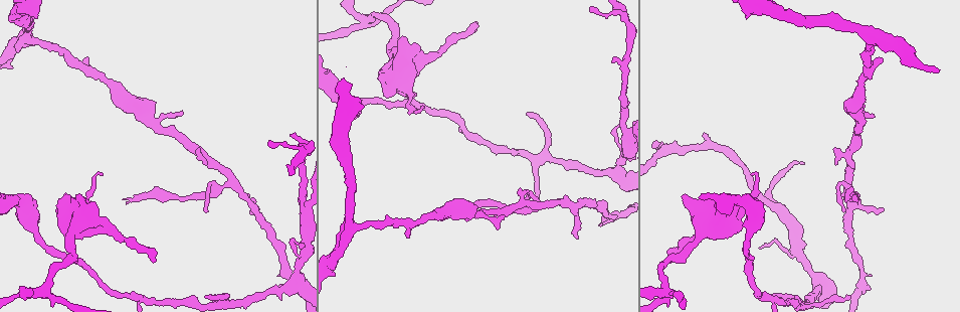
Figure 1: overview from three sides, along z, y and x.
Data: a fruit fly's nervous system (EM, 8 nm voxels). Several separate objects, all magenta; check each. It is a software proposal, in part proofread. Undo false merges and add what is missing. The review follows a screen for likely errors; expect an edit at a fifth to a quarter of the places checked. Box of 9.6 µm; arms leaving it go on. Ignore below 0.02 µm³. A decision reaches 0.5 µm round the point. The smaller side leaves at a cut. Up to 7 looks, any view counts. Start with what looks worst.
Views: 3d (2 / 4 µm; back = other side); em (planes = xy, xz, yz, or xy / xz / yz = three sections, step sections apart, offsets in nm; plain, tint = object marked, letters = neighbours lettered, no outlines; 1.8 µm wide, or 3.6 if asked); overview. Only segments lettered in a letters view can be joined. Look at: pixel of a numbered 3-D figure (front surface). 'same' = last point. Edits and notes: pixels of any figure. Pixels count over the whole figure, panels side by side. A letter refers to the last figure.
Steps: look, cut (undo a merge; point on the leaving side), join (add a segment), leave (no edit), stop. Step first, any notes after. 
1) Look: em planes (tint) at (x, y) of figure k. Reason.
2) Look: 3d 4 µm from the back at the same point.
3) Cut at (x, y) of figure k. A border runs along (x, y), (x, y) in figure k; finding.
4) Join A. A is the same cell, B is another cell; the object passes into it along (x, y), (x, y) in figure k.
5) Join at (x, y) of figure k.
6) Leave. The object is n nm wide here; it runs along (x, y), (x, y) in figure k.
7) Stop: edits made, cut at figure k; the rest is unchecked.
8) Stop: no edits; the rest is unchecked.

Look: 3d 2 µm at (664, 291) of figure 1. Four arms meet.

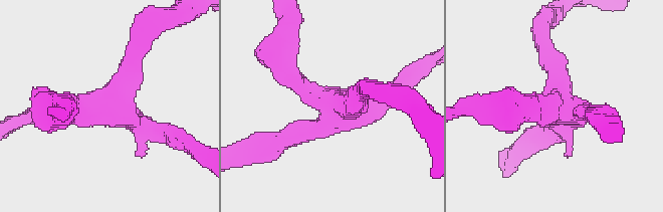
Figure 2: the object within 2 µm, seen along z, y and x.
Look: em 3.6 µm xz step 16 (letters) at (122, 103) of figure 2. 4 arms meet here.

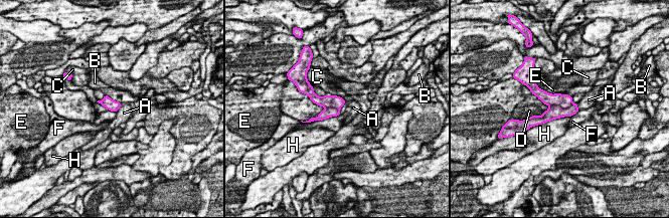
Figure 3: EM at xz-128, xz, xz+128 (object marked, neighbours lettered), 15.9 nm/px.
Cut at (554, 112) of figure 3. The object is 190 nm wide here; A, B, C, D, E, F and H are other cells; the part that leaves runs along (574, 105), (539, 121) in figure 3; a second neuron is stuck on.

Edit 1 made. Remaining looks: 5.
Look: em planes (letters) at (30, 39) of figure 1. Branch point.

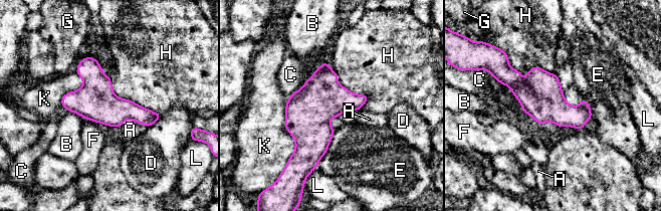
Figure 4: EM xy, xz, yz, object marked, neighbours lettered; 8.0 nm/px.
Leave. A, B, C, D, E, F, G, H, K and L are other cells; a border runs along (507, 55), (523, 79), (555, 74) in figure 4; all the same neuron.

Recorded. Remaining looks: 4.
Look: em planes (letters) at (122, 199) of figure 1. Tapers out.

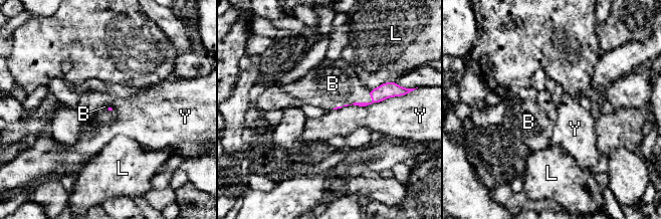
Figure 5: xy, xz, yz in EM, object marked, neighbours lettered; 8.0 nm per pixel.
Join B. B is the same cell, L and Y are other cells; the object passes into it along (384, 91), (357, 102), (333, 83) in figure 5; the neuron continues.

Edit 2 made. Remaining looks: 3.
Stop: edits made, cut at figure 3, join at figure 5; the rest is unchecked.

